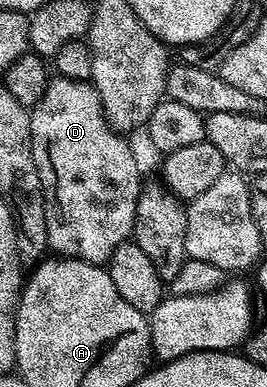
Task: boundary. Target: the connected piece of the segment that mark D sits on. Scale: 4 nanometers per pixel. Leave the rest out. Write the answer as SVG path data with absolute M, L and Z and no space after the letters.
M52 77L50 85L45 90L45 96L39 98L30 111L31 115L31 147L33 148L33 160L37 164L37 172L41 176L41 188L45 196L45 224L48 225L48 247L56 255L65 258L80 258L82 262L94 262L96 264L106 264L111 261L113 252L122 242L128 241L132 237L135 229L135 213L137 212L137 200L141 189L139 182L139 162L135 159L135 154L131 151L131 146L126 142L124 135L111 125L101 104L101 96L95 91L94 85L90 81L78 82L68 78Z

